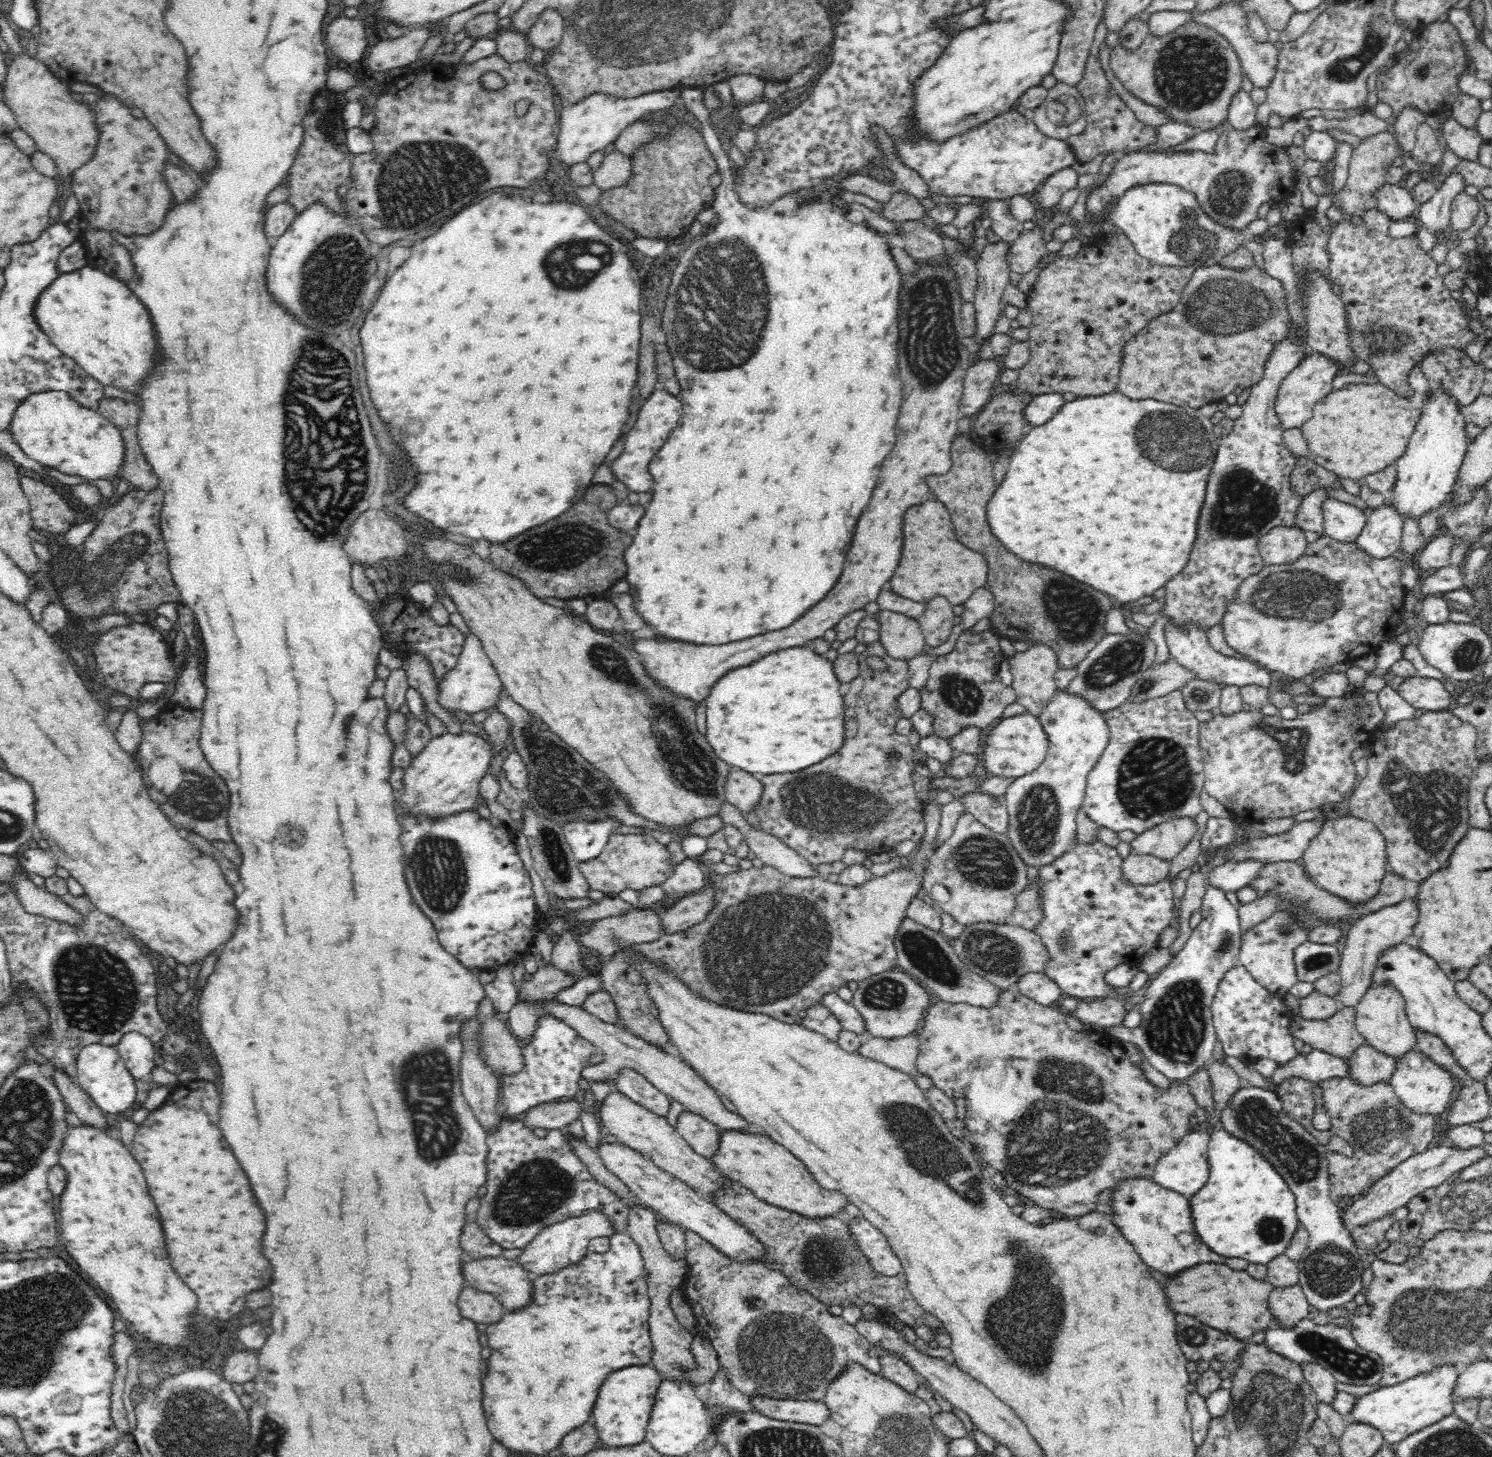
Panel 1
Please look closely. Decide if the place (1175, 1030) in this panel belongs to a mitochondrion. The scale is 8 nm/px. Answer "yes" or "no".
yes

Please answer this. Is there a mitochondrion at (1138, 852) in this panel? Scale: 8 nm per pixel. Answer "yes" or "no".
no

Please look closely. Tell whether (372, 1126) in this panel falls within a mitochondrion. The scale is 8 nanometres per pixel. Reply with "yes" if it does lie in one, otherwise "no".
no

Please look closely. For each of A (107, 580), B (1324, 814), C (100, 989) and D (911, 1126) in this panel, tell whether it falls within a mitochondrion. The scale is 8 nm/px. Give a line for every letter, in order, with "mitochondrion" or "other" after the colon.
A: mitochondrion
B: other
C: mitochondrion
D: mitochondrion

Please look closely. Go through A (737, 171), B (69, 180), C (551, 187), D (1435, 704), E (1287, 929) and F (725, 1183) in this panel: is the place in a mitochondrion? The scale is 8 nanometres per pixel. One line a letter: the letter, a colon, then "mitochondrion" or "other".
A: other
B: other
C: other
D: other
E: mitochondrion
F: other

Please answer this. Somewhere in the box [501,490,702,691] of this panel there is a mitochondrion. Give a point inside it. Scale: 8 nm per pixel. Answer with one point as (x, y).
(556, 546)

